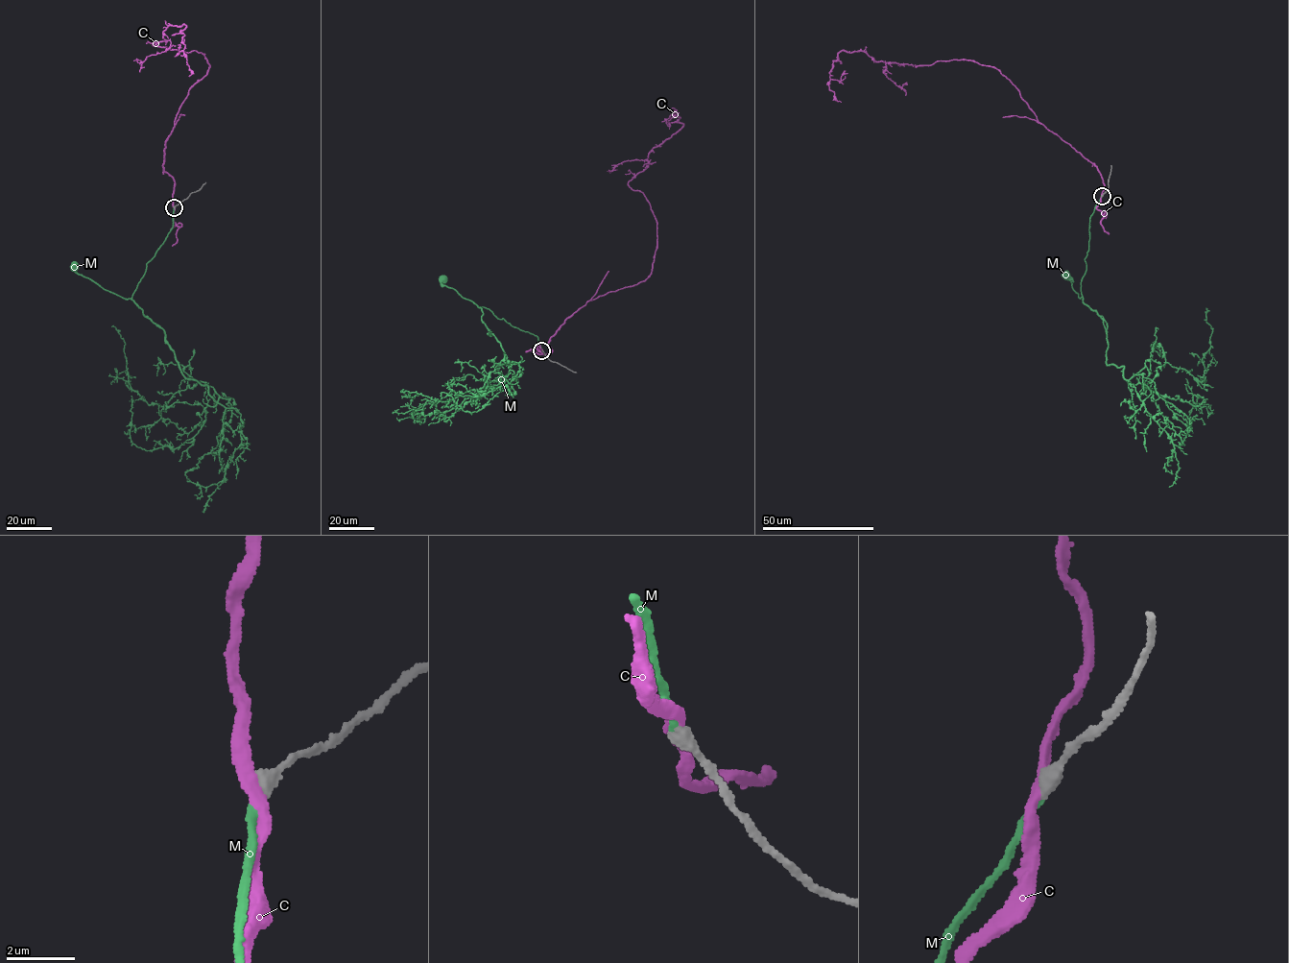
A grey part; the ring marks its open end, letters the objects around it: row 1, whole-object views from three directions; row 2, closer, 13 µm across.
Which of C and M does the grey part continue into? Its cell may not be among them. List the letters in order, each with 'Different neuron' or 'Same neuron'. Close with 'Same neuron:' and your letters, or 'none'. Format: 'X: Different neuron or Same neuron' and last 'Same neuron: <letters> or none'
C: Different neuron
M: Same neuron
Same neuron: M

